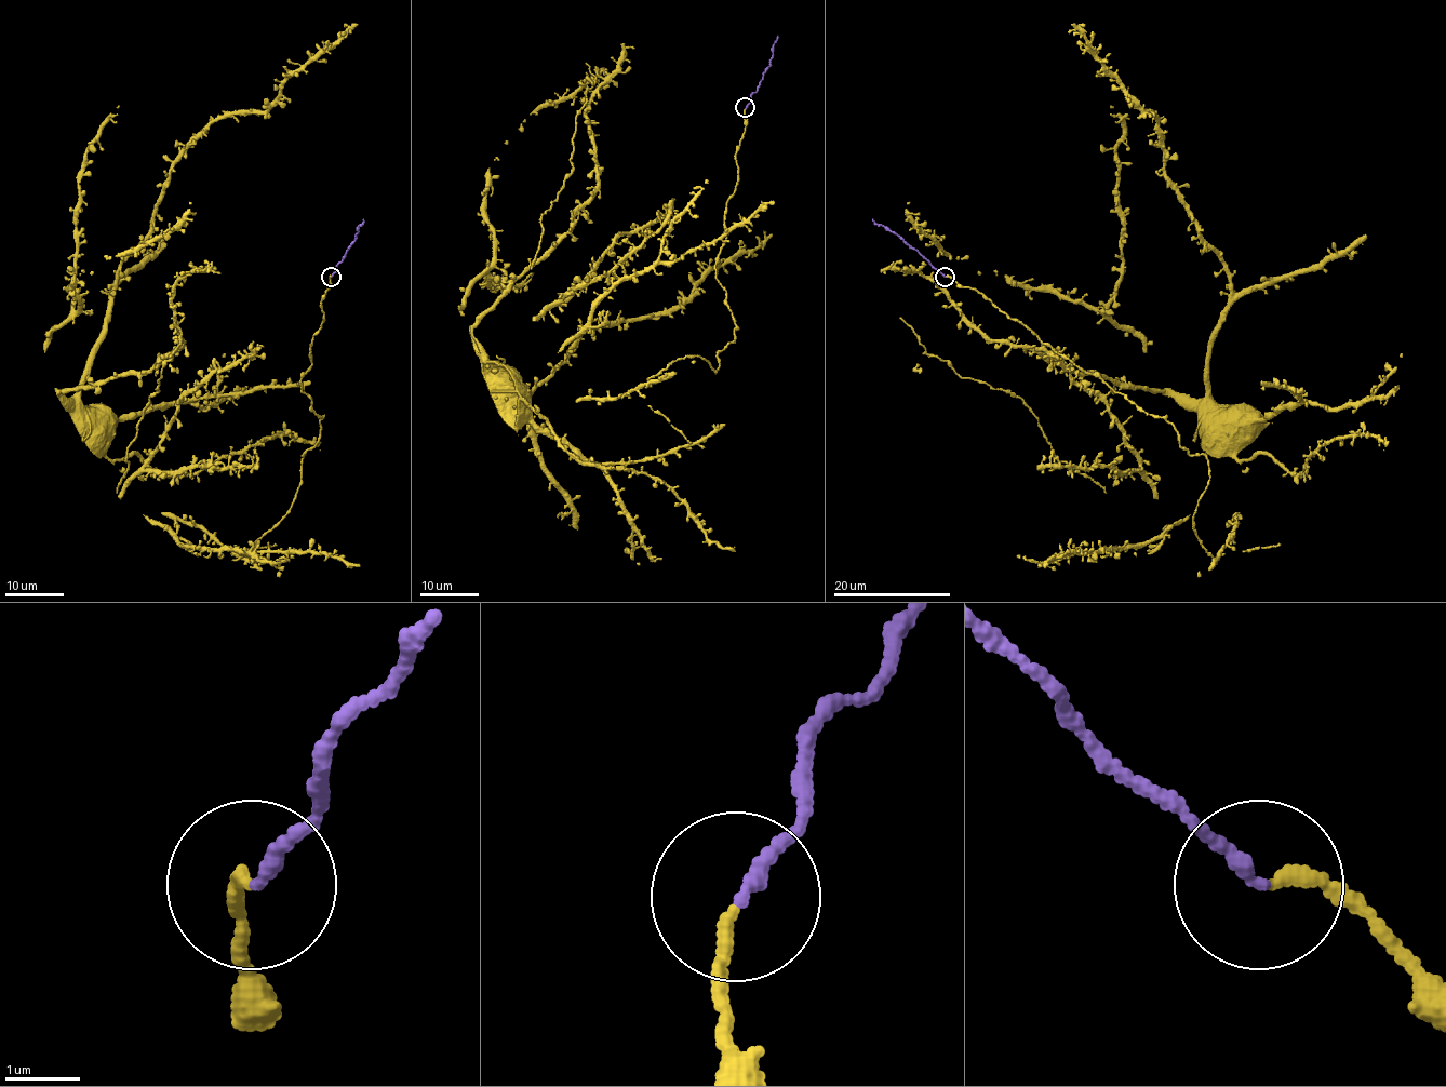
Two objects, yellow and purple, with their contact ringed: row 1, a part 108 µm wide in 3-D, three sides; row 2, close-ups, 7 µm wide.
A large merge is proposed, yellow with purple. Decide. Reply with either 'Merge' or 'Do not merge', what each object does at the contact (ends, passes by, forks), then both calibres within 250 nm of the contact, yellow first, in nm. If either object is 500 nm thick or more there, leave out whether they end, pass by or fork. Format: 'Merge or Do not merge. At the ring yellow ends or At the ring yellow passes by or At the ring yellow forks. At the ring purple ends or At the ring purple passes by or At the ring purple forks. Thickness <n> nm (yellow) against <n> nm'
Merge. At the ring yellow ends. At the ring purple ends. Thickness 180 nm (yellow) against 200 nm

